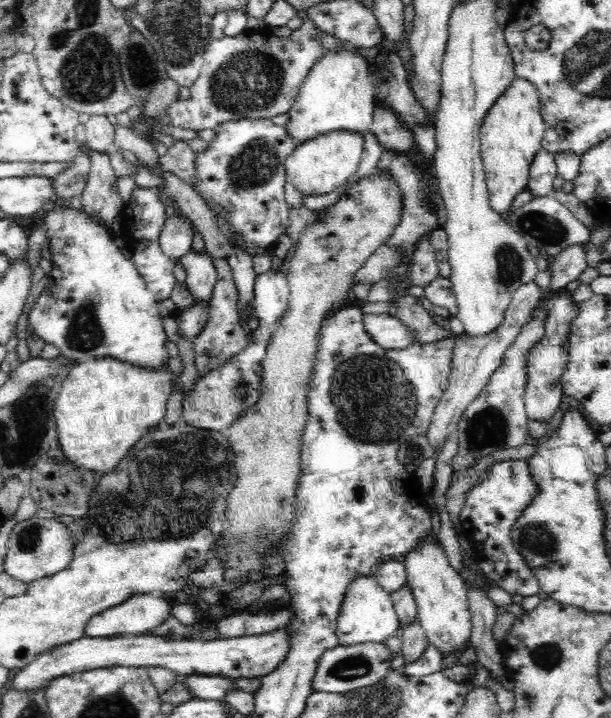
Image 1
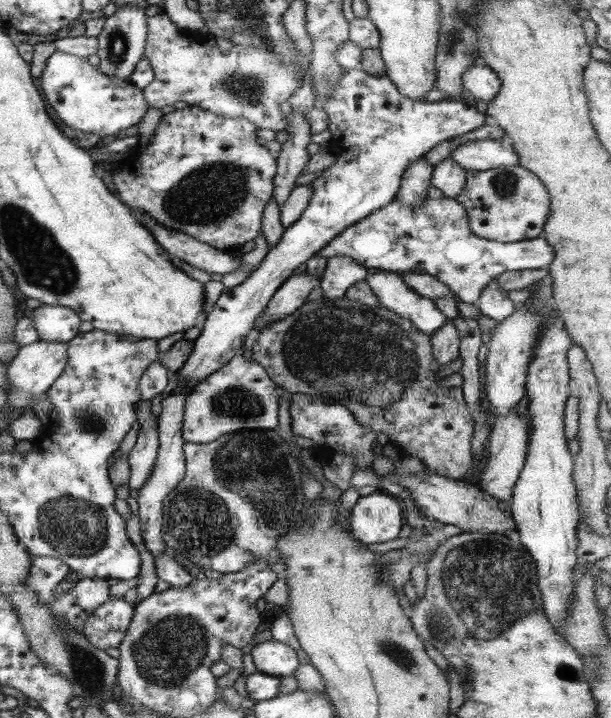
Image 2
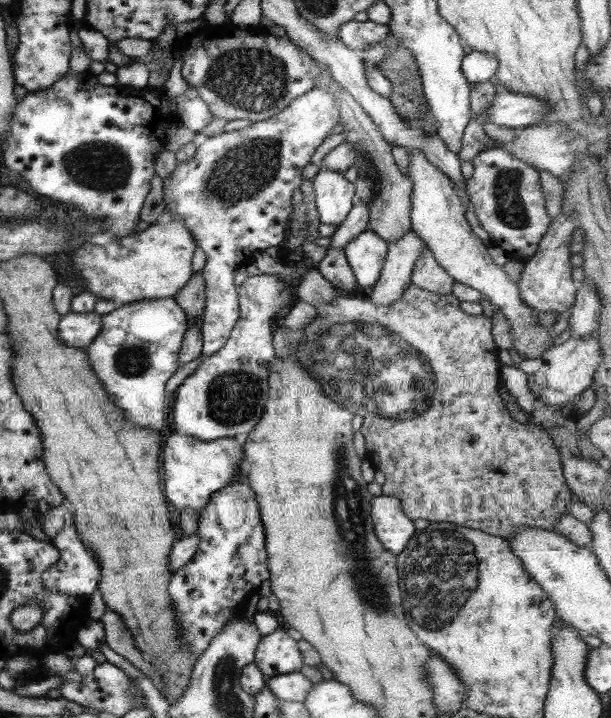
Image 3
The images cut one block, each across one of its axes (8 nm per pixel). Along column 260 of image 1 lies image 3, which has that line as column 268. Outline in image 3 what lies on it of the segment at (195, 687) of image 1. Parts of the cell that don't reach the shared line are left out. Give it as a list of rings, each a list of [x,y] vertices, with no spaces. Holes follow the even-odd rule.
[[[292,672],[267,678],[266,685],[279,700],[304,702],[312,690],[313,682],[300,672]]]

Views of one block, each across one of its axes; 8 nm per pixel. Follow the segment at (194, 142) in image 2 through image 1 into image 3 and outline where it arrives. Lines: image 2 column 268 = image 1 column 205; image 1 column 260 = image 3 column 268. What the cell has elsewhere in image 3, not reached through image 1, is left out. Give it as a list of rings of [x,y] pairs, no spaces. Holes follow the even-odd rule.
[[[314,87],[269,119],[253,122],[239,131],[222,131],[207,137],[192,158],[179,162],[173,174],[163,179],[166,214],[172,214],[172,217],[185,222],[196,244],[207,256],[202,270],[206,290],[200,326],[203,336],[201,354],[205,357],[213,355],[224,346],[239,317],[239,294],[233,272],[249,262],[252,253],[264,251],[270,246],[280,247],[286,240],[289,216],[293,211],[294,190],[300,188],[305,180],[303,168],[311,162],[312,154],[341,119],[339,104],[332,96],[330,91]]]

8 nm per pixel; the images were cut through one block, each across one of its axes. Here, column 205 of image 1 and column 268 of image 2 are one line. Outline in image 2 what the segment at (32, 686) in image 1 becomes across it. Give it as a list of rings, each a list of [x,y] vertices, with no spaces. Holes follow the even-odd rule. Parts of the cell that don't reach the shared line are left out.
[[[267,636],[252,643],[249,651],[257,672],[269,676],[293,676],[300,666],[295,648]]]

